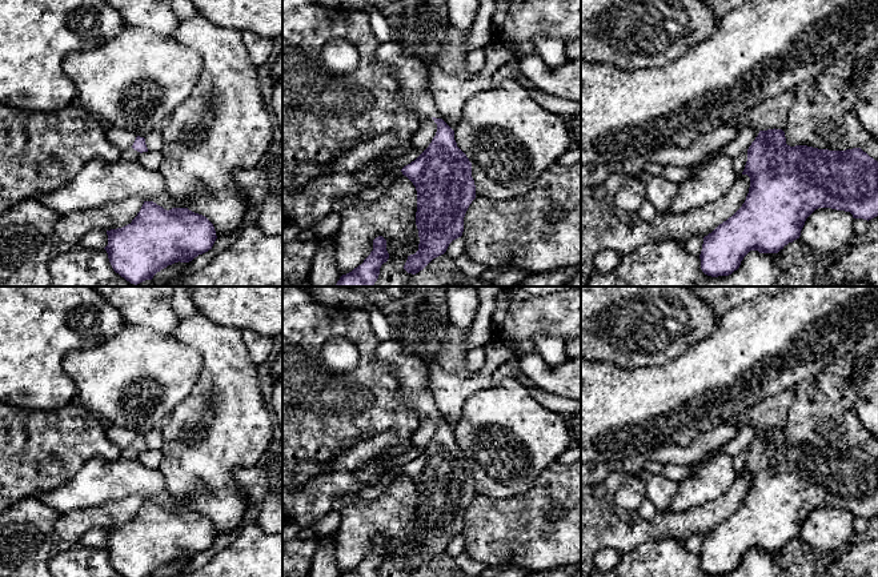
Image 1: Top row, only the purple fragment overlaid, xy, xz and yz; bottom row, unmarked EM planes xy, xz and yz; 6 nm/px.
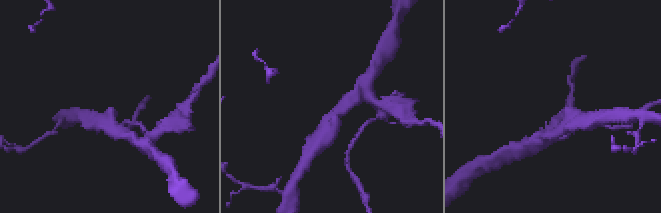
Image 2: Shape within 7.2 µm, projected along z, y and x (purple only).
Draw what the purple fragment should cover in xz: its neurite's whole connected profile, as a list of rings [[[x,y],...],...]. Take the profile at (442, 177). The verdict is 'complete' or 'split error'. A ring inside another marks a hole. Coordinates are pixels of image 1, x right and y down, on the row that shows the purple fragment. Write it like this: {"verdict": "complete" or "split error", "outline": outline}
{"verdict": "split error", "outline": [[[378,41],[376,57],[400,84],[404,105],[417,116],[432,117],[437,124],[429,147],[401,169],[417,191],[416,225],[420,244],[404,265],[408,273],[416,275],[462,236],[465,213],[476,199],[472,163],[457,147],[454,131],[441,119],[422,61],[405,56],[397,41]]]}

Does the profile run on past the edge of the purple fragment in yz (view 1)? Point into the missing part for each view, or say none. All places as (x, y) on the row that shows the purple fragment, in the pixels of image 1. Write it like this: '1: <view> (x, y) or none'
1: none

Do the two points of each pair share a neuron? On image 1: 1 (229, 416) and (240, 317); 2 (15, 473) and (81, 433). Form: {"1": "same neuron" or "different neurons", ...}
{"1": "different neurons", "2": "same neuron"}

